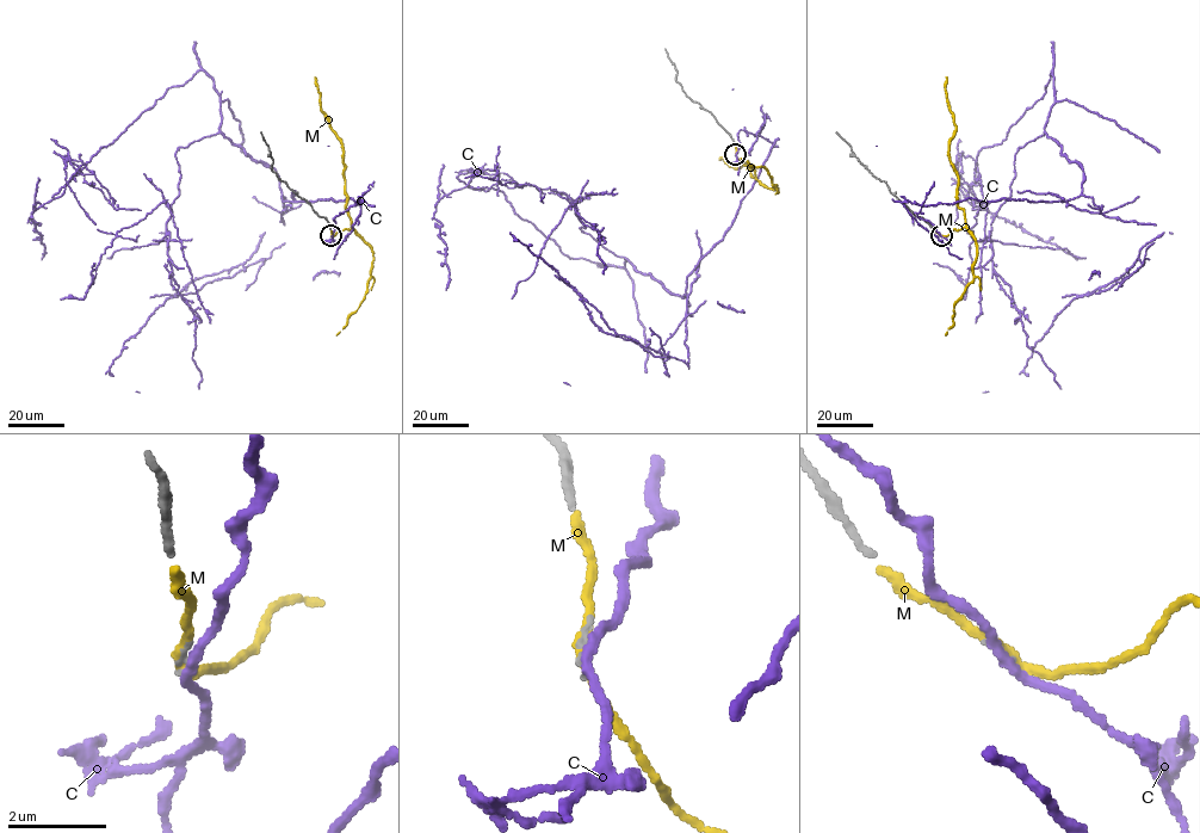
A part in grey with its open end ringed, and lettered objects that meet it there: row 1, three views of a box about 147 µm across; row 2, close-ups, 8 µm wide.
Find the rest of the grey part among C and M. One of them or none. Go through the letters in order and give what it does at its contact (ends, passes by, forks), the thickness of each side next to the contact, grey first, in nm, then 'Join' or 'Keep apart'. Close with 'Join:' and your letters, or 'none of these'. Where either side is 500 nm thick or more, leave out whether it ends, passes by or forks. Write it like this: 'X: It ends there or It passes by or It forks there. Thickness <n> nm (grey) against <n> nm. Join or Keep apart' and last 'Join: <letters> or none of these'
C: It passes by. Thickness 100 nm (grey) against 180 nm. Keep apart
M: It passes by. Thickness 100 nm (grey) against 190 nm. Join
Join: M

